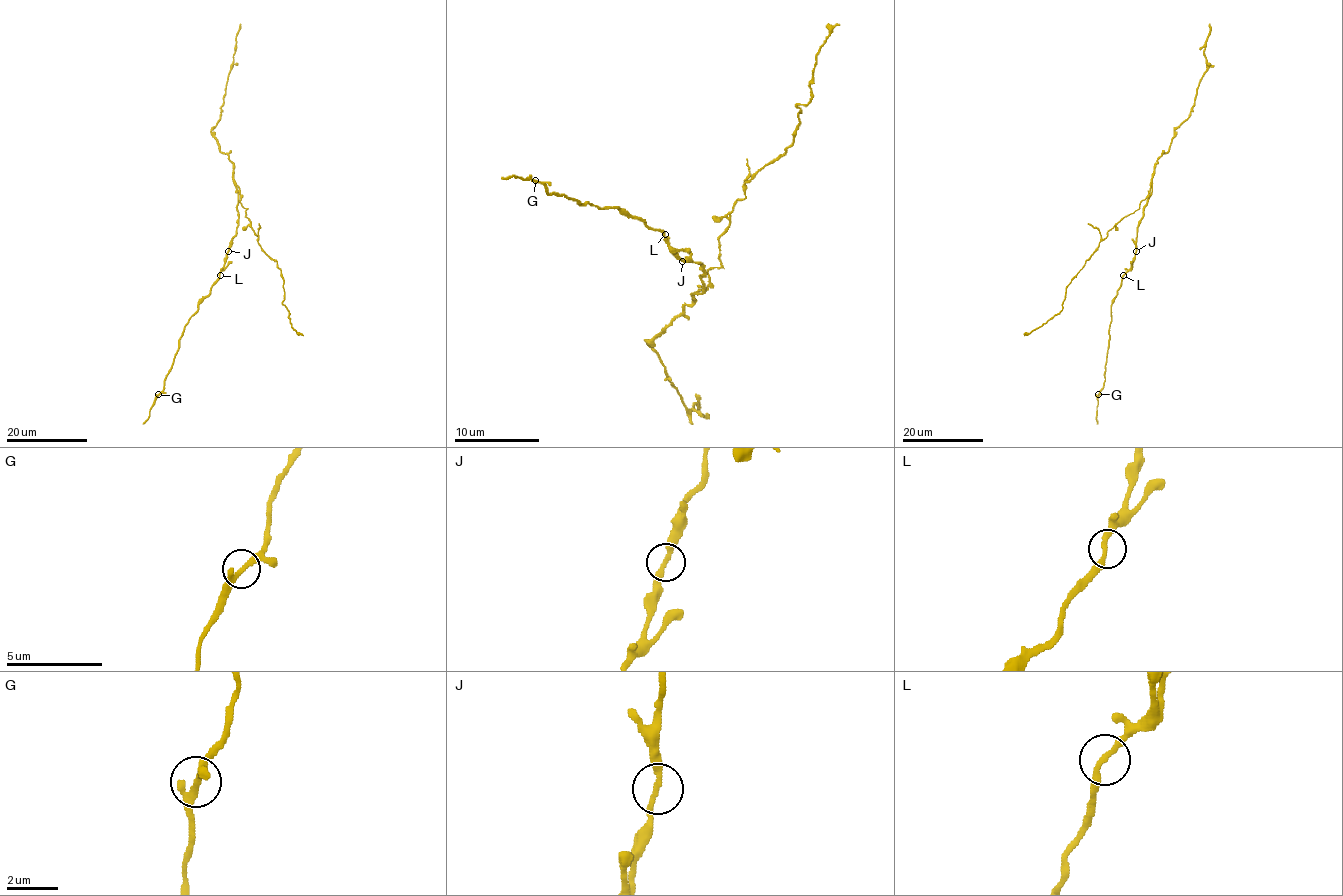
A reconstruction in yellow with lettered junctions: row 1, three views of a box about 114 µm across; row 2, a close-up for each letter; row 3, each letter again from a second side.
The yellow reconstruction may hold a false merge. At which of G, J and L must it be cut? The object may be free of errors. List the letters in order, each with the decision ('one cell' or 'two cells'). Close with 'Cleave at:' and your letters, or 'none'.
G: one cell
J: two cells
L: one cell
Cleave at: J

